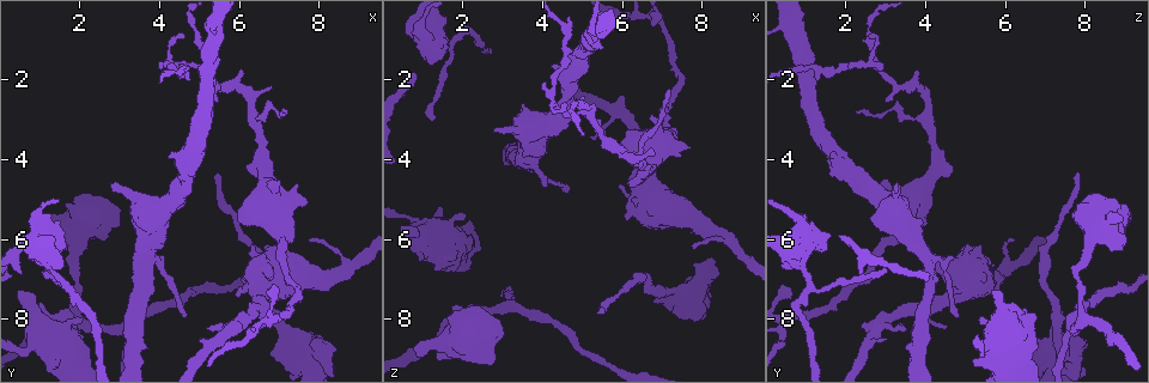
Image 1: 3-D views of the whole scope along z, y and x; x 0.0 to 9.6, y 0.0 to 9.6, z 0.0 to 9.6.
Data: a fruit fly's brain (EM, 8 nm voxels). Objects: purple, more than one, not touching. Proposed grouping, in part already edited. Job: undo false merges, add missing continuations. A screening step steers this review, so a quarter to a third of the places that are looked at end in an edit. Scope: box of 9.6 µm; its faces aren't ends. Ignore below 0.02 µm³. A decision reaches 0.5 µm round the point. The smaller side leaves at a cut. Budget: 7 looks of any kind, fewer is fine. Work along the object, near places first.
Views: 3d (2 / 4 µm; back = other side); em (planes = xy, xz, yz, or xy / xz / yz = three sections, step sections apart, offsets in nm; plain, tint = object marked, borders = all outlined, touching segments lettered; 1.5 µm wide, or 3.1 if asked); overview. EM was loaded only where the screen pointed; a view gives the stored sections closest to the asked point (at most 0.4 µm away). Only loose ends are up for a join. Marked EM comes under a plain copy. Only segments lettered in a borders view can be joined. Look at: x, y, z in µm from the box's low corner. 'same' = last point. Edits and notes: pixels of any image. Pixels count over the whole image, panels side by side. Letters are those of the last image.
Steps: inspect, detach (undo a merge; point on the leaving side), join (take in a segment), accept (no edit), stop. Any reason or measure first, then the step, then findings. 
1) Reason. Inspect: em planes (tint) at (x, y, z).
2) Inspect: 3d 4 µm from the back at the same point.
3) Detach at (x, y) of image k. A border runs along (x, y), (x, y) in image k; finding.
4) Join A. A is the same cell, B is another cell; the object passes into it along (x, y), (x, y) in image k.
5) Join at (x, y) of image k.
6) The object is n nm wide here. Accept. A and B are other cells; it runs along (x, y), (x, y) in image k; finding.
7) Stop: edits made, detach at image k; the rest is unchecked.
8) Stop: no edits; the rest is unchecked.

Branch stops here. Inspect: em planes (borders) at (1.50, 5.55, 1.20).

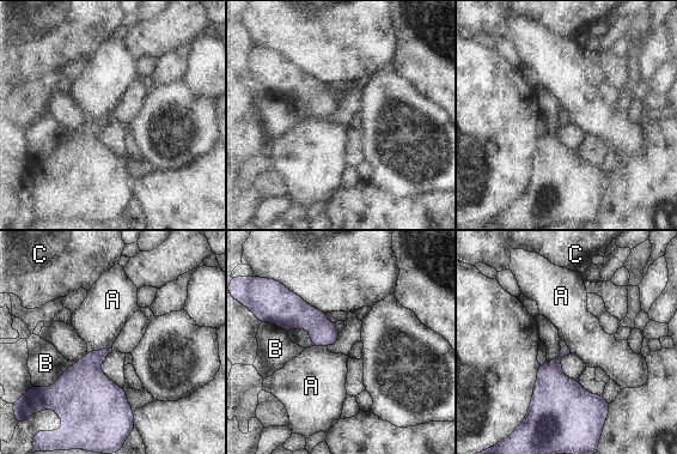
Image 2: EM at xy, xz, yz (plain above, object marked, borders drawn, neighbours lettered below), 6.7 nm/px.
Accept. A, B and C are other cells; none of them fits.

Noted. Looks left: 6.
Thick end. Inspect: em xy step 4 (borders) at (6.00, 5.55, 3.55).

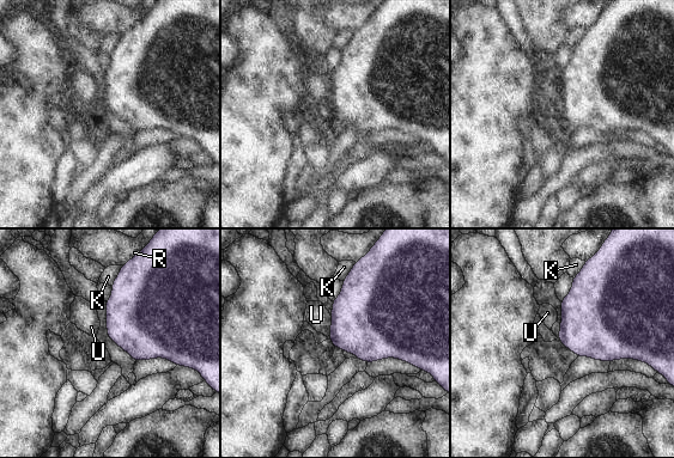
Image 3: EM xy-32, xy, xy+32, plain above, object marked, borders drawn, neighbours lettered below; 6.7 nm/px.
Cut it another way. Inspect: em xz step 4 (borders) at the same point.

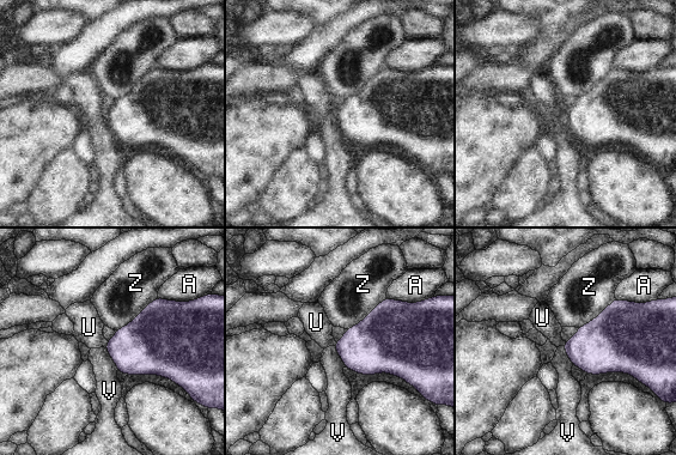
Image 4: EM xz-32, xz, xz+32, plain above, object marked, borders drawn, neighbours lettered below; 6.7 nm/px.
Accept. A, U, V and Z are other cells; no lettered segment goes on from it.

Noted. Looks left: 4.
Long arm stops here. Inspect: 3d 2 µm at (5.50, 4.35, 7.80).

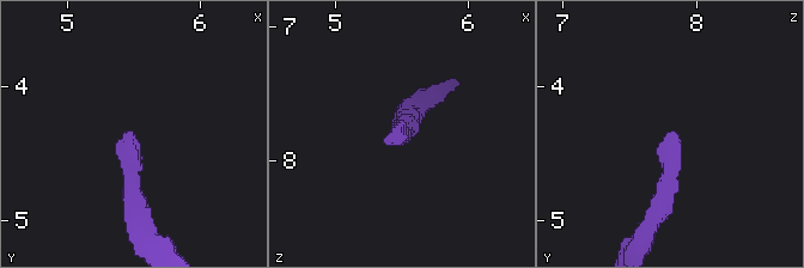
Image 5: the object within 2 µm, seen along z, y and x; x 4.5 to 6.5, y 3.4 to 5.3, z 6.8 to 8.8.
Inspect: em planes (borders) at (5.48, 4.32, 7.86).

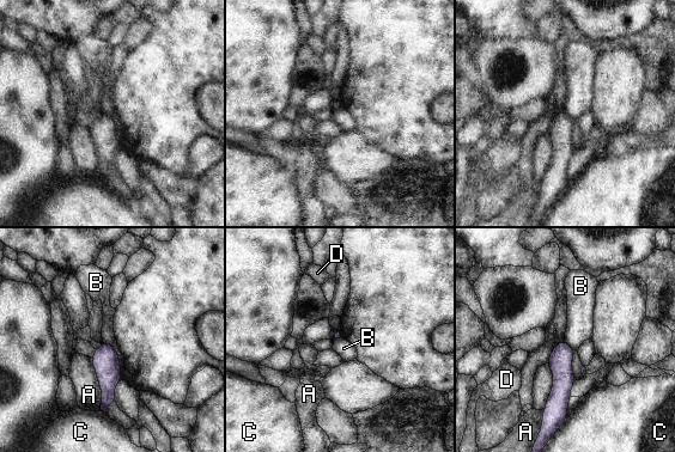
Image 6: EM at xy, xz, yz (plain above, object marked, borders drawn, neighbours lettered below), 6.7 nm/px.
Accept. A, B, C and D are other cells; a border runs along (103, 341), (114, 347), (122, 373) in image 6; no lettered segment goes on from it.

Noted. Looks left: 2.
Stop: no edits; the rest is unchecked.

